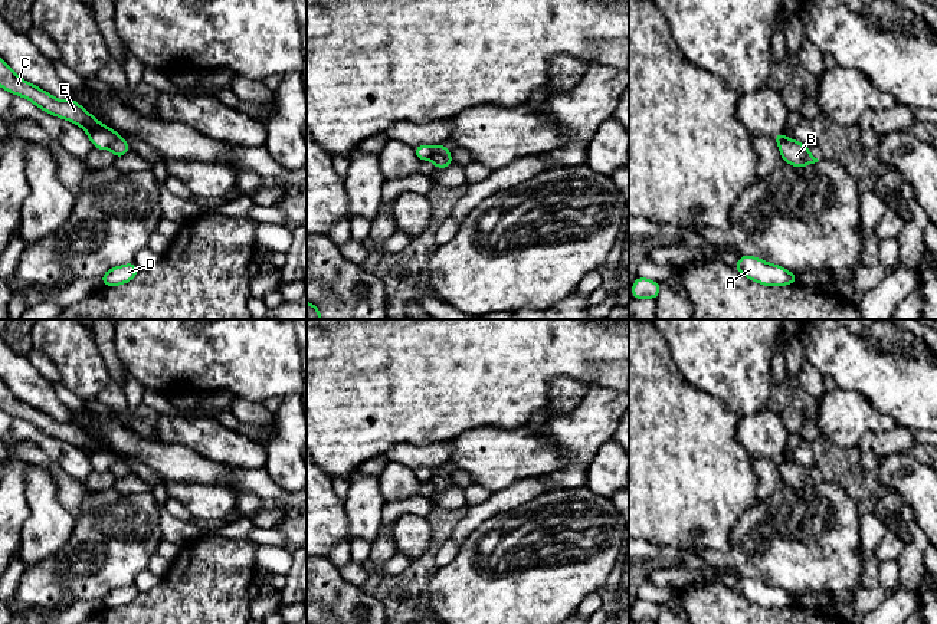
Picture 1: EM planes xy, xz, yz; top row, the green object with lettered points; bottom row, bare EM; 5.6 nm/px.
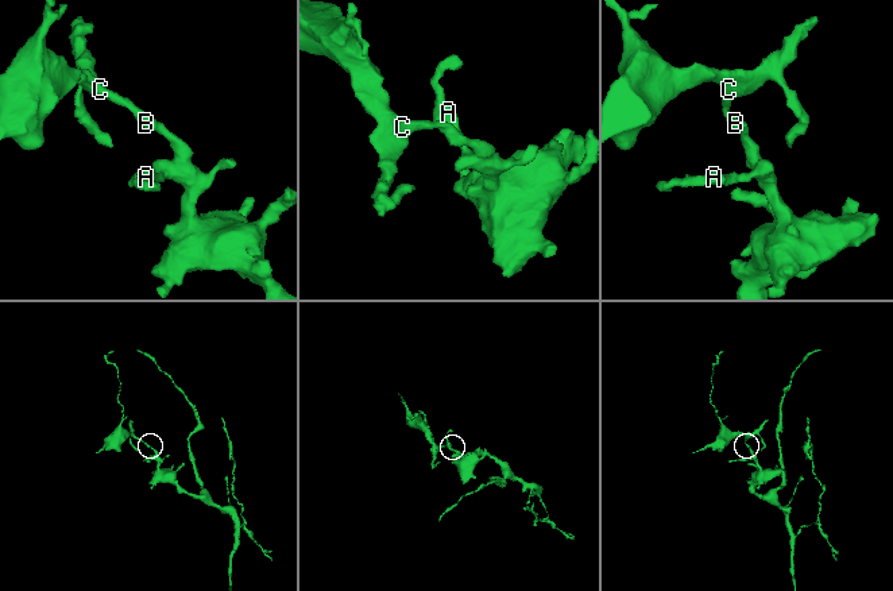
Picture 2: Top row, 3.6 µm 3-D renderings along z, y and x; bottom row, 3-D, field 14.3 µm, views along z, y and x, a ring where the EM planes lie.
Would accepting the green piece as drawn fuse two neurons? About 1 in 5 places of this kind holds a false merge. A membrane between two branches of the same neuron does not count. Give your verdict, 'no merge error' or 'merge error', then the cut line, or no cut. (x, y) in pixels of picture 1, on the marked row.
merge error; cut in xz along (442, 144), (431, 157)

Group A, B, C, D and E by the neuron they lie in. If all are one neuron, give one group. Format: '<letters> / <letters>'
A B D / C E

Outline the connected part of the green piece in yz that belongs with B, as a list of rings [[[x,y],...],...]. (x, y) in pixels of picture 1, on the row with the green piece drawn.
[[[783,139],[779,142],[779,150],[784,162],[797,168],[819,161],[810,154],[809,148],[800,144],[797,139]]]

